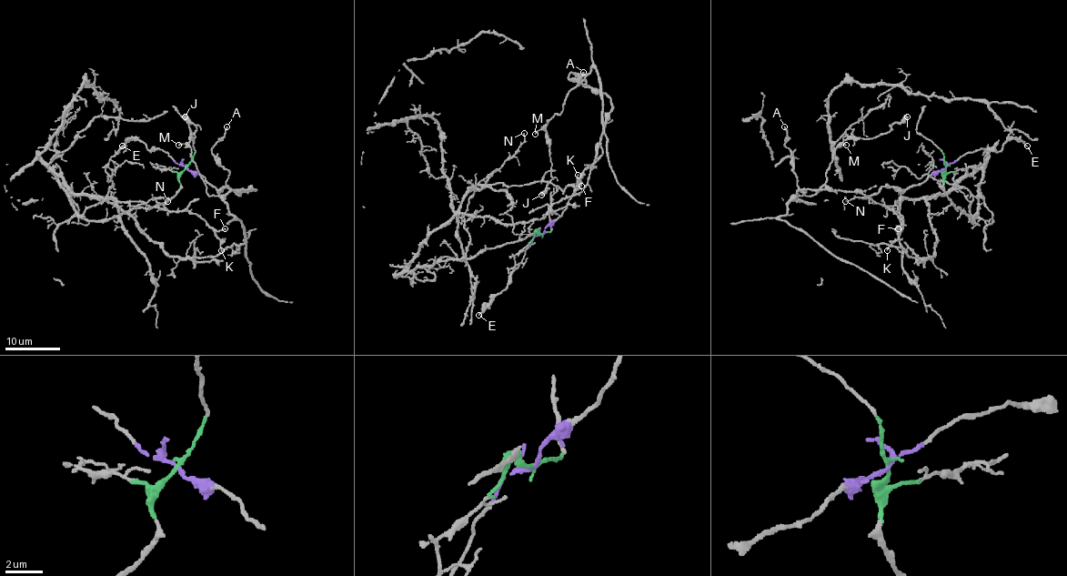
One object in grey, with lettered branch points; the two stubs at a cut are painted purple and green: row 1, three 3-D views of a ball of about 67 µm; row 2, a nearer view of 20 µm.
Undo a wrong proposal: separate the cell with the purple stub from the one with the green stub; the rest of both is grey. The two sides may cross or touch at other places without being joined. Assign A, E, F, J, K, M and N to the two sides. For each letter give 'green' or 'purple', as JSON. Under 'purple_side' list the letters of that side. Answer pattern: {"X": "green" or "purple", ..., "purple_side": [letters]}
{"A": "purple", "E": "purple", "F": "green", "J": "purple", "K": "green", "M": "purple", "N": "green", "purple_side": ["A", "E", "J", "M"]}

